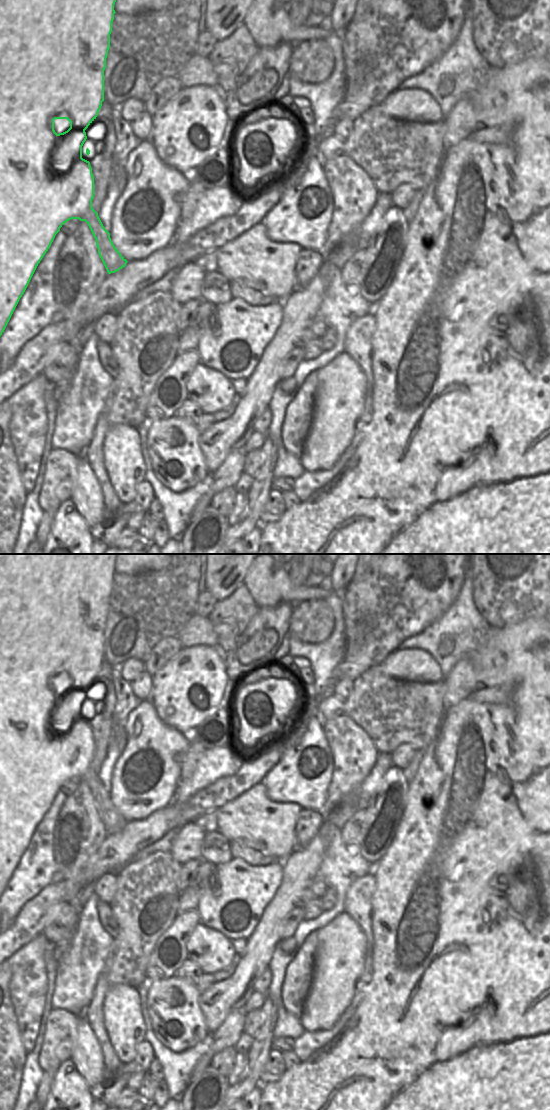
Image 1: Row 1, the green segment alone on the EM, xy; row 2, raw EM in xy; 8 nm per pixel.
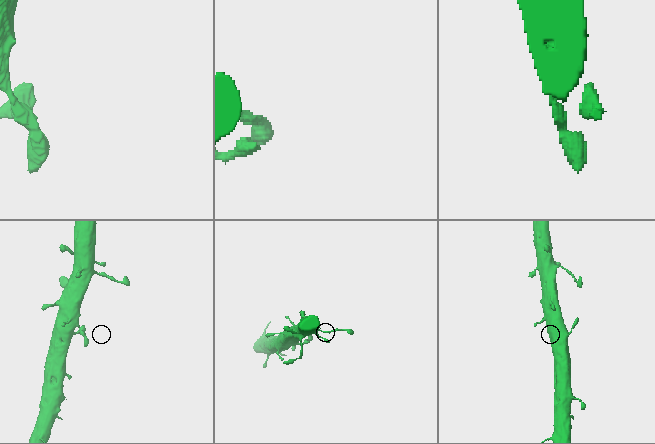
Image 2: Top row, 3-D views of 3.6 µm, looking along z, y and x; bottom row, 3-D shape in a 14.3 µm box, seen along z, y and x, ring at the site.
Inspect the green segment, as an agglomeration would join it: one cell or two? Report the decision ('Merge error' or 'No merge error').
No merge error.

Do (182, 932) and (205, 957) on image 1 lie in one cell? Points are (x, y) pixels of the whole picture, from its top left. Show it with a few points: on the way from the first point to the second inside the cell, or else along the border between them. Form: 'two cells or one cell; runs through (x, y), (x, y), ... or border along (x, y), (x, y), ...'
two cells; border along (199, 922), (192, 930), (186, 942), (187, 958)

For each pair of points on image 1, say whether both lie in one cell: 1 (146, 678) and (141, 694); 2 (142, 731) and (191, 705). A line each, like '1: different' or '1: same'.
1: same
2: different

